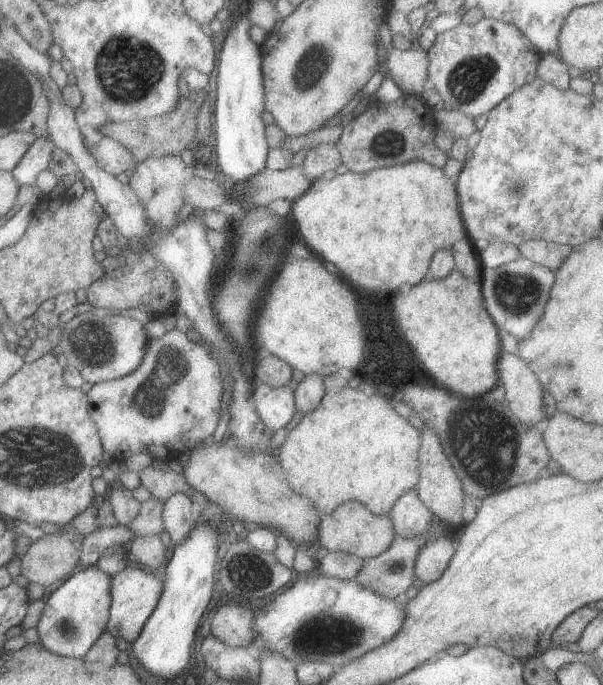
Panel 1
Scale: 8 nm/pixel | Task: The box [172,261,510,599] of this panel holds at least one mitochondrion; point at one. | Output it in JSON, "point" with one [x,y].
{"point":[245,573]}

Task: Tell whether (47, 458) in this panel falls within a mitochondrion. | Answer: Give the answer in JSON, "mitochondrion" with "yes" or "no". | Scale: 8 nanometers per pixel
{"mitochondrion":"yes"}

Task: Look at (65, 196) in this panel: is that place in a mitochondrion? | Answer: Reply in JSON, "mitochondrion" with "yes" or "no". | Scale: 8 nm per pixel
{"mitochondrion":"no"}

